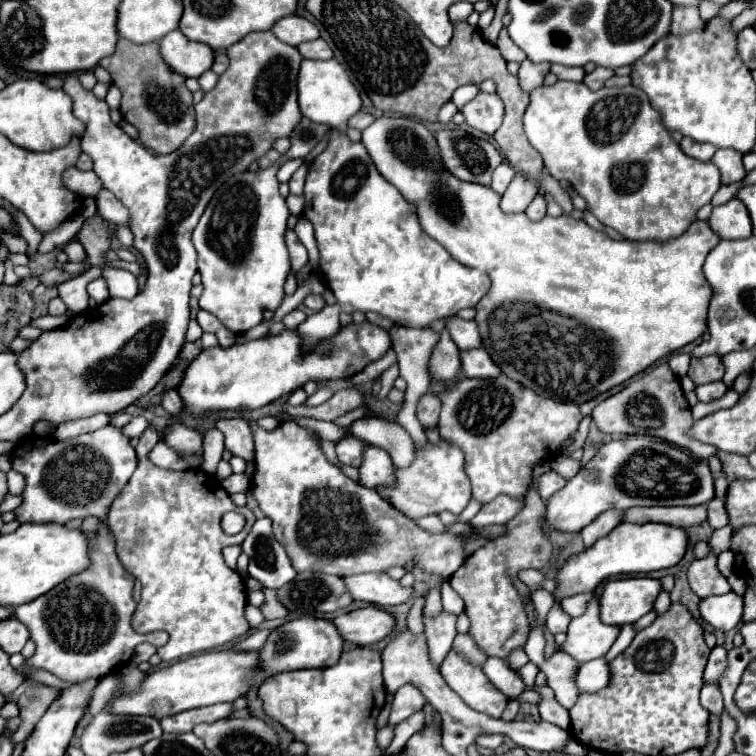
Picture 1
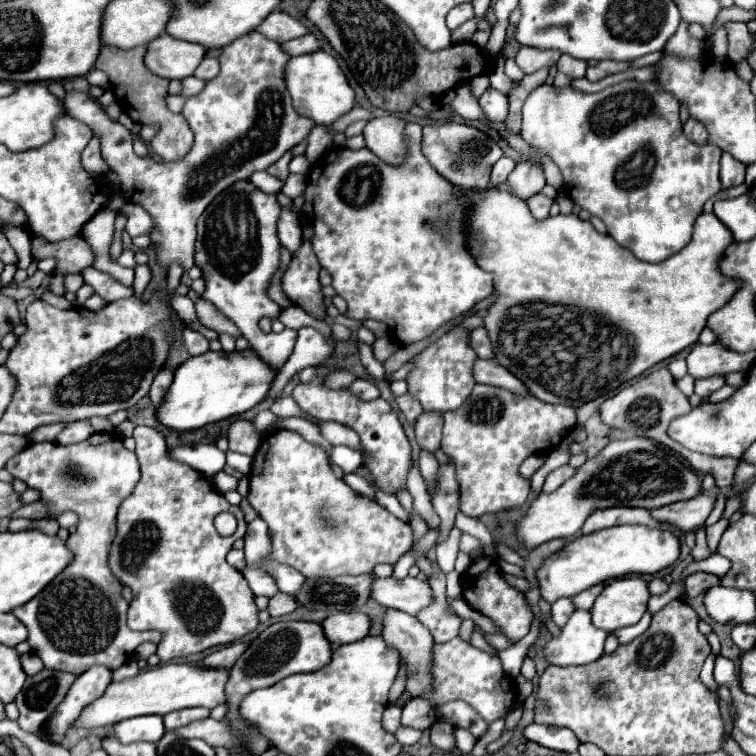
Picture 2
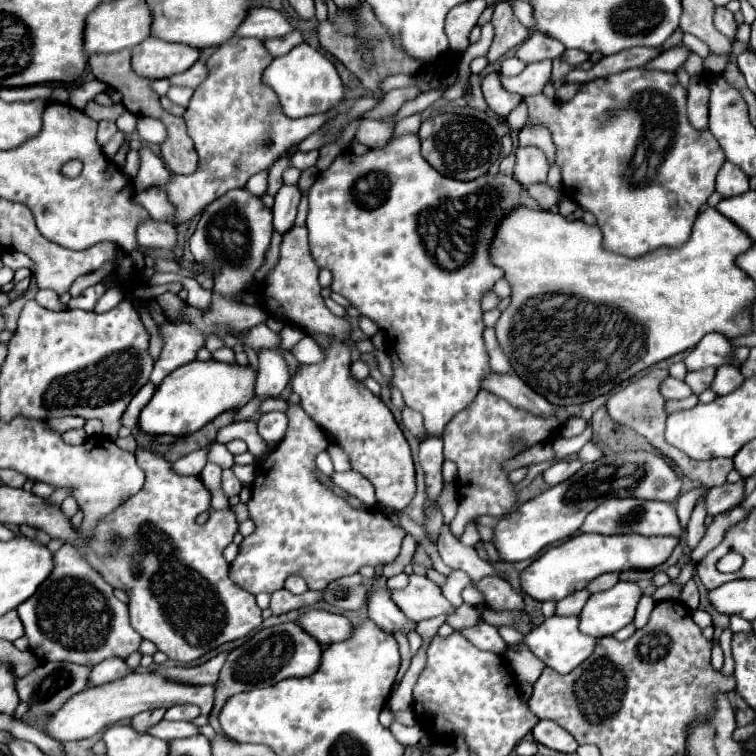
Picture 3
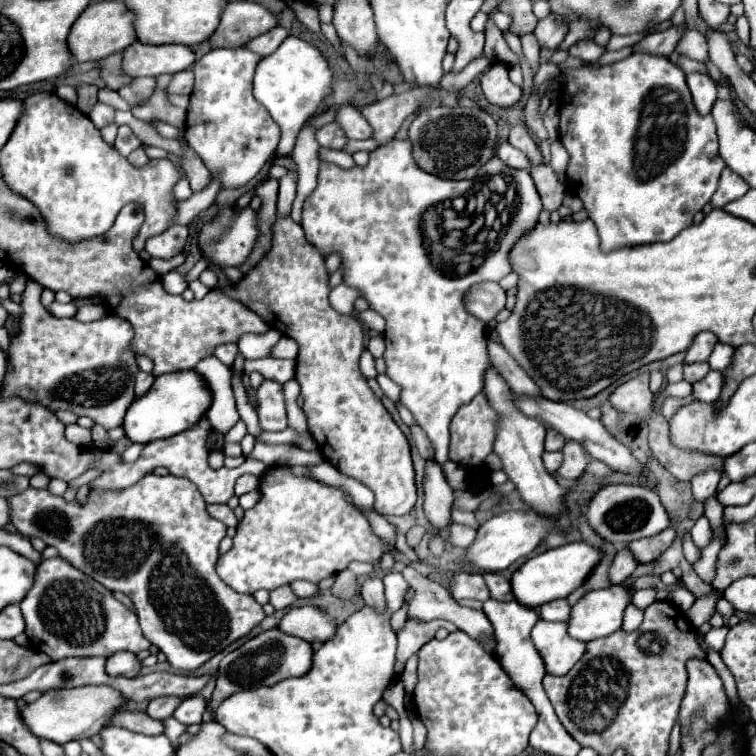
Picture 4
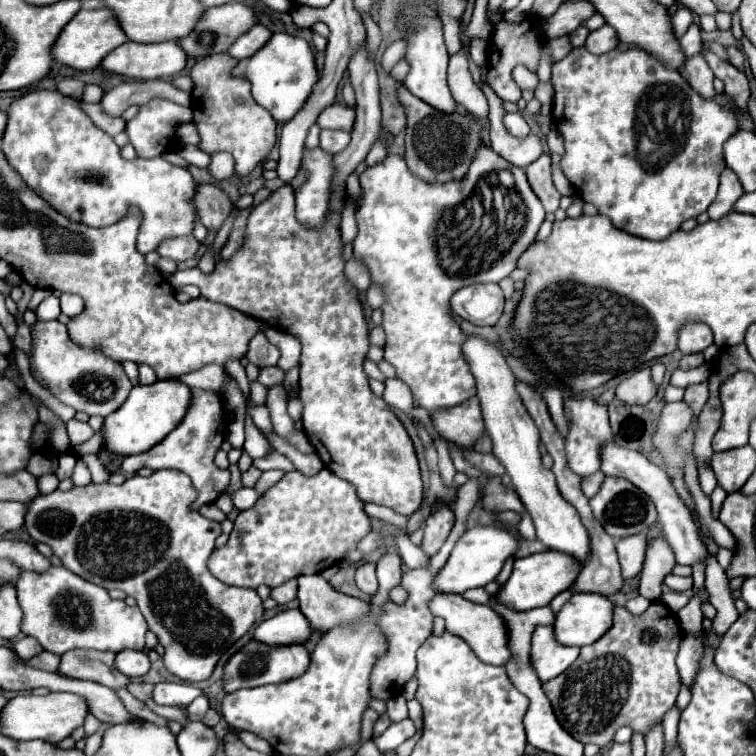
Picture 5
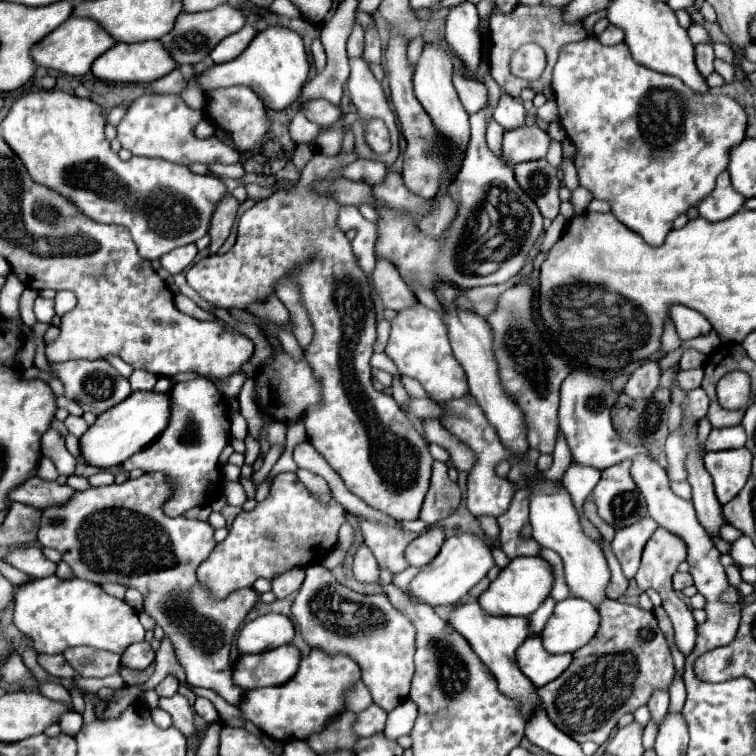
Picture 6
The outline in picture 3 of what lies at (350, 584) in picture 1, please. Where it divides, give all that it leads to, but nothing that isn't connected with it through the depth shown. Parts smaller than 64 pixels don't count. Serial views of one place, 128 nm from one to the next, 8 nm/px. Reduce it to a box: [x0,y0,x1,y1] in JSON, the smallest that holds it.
[388,574,454,622]

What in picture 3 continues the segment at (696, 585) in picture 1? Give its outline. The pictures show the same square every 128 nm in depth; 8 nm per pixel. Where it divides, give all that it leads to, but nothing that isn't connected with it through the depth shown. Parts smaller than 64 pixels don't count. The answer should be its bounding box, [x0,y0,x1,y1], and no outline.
[680,496,706,610]

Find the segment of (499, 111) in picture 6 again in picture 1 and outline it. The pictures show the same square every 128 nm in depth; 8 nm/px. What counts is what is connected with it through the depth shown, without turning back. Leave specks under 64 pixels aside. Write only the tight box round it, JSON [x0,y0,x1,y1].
[500,174,538,214]

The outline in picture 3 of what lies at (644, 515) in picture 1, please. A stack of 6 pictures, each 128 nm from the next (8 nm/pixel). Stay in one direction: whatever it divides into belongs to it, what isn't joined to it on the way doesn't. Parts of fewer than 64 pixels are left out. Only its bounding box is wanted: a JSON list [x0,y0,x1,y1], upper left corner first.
[706,482,744,516]

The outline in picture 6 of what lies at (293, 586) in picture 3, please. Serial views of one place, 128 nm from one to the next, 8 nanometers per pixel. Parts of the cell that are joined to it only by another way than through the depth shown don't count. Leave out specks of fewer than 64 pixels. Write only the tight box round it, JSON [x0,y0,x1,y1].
[292,564,420,712]

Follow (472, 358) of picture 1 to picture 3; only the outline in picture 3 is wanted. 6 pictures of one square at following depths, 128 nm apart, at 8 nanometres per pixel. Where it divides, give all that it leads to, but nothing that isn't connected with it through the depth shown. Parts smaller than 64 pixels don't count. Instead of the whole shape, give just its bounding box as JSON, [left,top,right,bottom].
[482,372,554,416]

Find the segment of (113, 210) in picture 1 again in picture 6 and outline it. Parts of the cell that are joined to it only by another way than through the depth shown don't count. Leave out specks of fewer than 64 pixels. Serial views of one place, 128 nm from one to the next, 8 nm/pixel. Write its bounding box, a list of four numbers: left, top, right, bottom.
[160,244,198,274]

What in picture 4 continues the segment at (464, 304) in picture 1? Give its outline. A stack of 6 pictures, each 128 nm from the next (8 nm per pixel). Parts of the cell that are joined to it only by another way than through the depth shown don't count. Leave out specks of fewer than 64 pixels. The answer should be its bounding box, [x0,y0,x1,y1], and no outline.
[302,140,542,464]

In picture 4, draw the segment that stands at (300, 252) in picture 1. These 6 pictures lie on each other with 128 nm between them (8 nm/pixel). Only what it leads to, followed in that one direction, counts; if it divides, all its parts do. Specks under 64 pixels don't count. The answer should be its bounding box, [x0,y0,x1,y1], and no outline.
[278,172,296,216]

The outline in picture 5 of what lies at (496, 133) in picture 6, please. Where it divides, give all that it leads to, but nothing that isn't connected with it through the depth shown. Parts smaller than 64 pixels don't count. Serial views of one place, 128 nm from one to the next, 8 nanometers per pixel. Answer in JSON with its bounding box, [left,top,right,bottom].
[448,50,488,120]

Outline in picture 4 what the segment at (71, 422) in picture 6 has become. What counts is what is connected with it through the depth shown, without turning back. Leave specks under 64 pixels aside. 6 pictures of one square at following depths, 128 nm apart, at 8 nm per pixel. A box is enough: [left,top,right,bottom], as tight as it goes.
[66,424,90,446]

